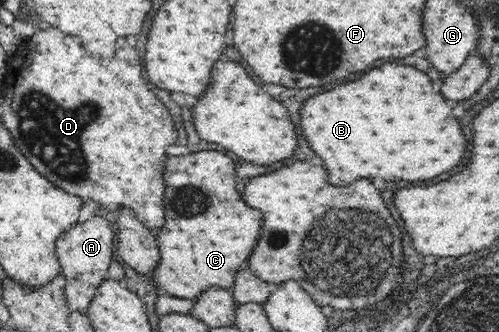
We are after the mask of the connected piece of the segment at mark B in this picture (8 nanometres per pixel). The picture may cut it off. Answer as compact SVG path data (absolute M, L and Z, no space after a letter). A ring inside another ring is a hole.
M392 63L372 69L358 81L312 97L304 105L304 133L314 153L324 159L332 185L350 185L350 181L372 177L382 177L386 181L434 179L458 167L466 151L462 125L452 115L452 107L442 93L434 89L430 77L414 67Z

